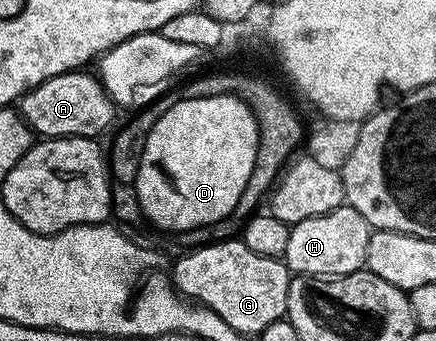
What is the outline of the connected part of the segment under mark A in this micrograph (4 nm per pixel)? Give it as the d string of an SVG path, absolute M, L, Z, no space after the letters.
M83 69L68 70L64 74L54 76L42 84L38 84L28 94L24 95L18 103L18 113L24 123L32 129L33 135L41 139L46 138L95 138L113 125L112 117L118 113L112 98L104 90L99 77L95 73L84 74Z

